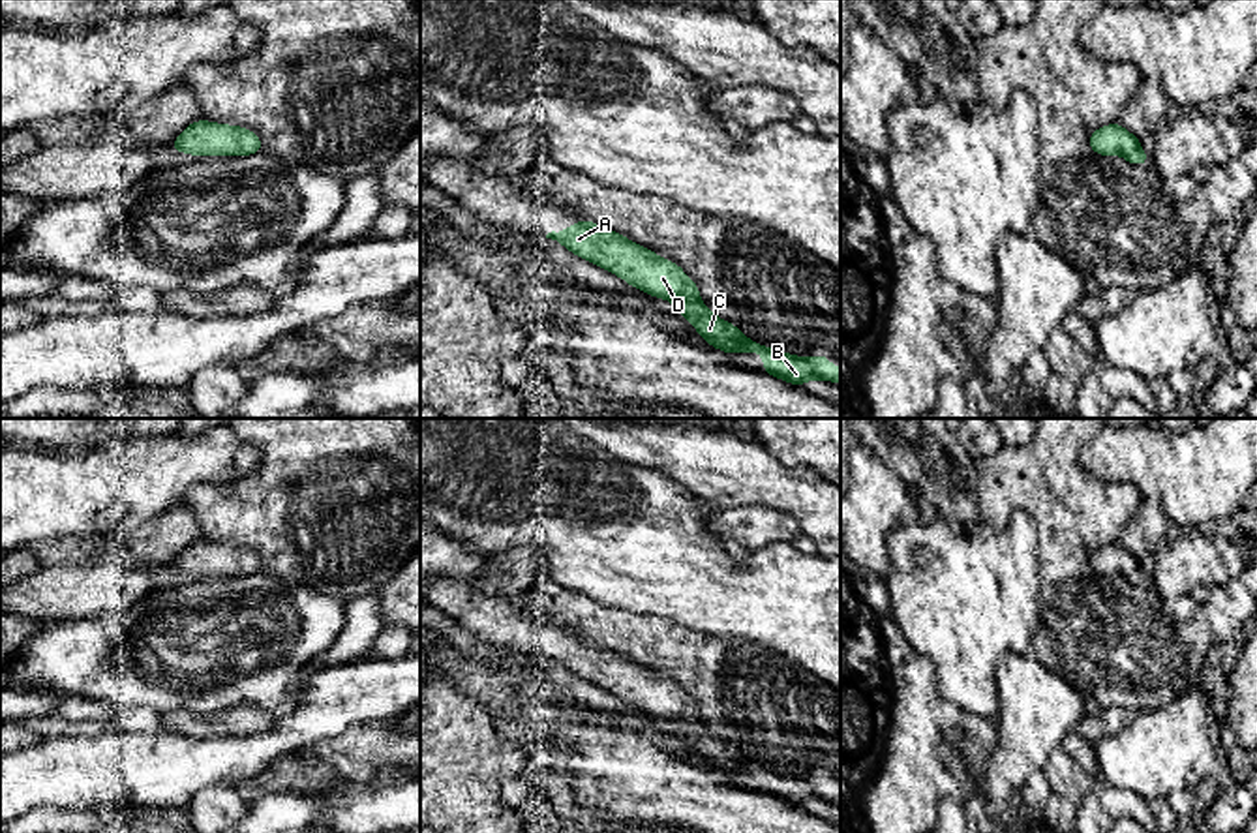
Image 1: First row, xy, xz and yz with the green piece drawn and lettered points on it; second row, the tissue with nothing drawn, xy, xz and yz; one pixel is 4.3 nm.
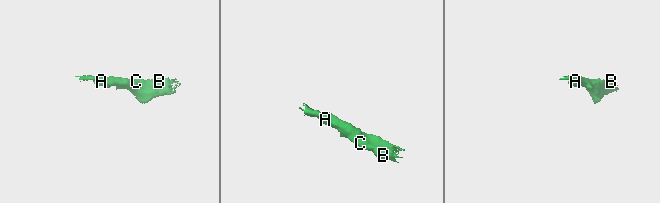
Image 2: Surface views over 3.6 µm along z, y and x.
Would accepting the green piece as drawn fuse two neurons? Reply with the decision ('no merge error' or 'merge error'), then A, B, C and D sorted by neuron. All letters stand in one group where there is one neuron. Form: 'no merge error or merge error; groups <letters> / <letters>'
no merge error; groups A B C D

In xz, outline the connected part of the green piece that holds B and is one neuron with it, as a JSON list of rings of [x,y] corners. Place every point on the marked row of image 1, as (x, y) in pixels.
[[[582,218],[570,229],[552,231],[546,238],[557,240],[574,255],[623,278],[634,289],[672,300],[675,310],[689,319],[707,345],[728,355],[762,353],[762,373],[788,381],[799,388],[803,388],[803,383],[809,379],[835,381],[841,385],[841,368],[833,368],[827,356],[818,353],[812,358],[801,358],[745,338],[735,325],[719,319],[700,302],[698,285],[677,263],[659,257],[655,251],[615,231],[608,231]]]

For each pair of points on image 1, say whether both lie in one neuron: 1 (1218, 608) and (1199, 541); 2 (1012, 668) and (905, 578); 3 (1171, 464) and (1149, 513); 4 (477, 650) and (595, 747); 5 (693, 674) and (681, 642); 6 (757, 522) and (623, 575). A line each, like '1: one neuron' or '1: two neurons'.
1: two neurons
2: two neurons
3: two neurons
4: two neurons
5: one neuron
6: two neurons

